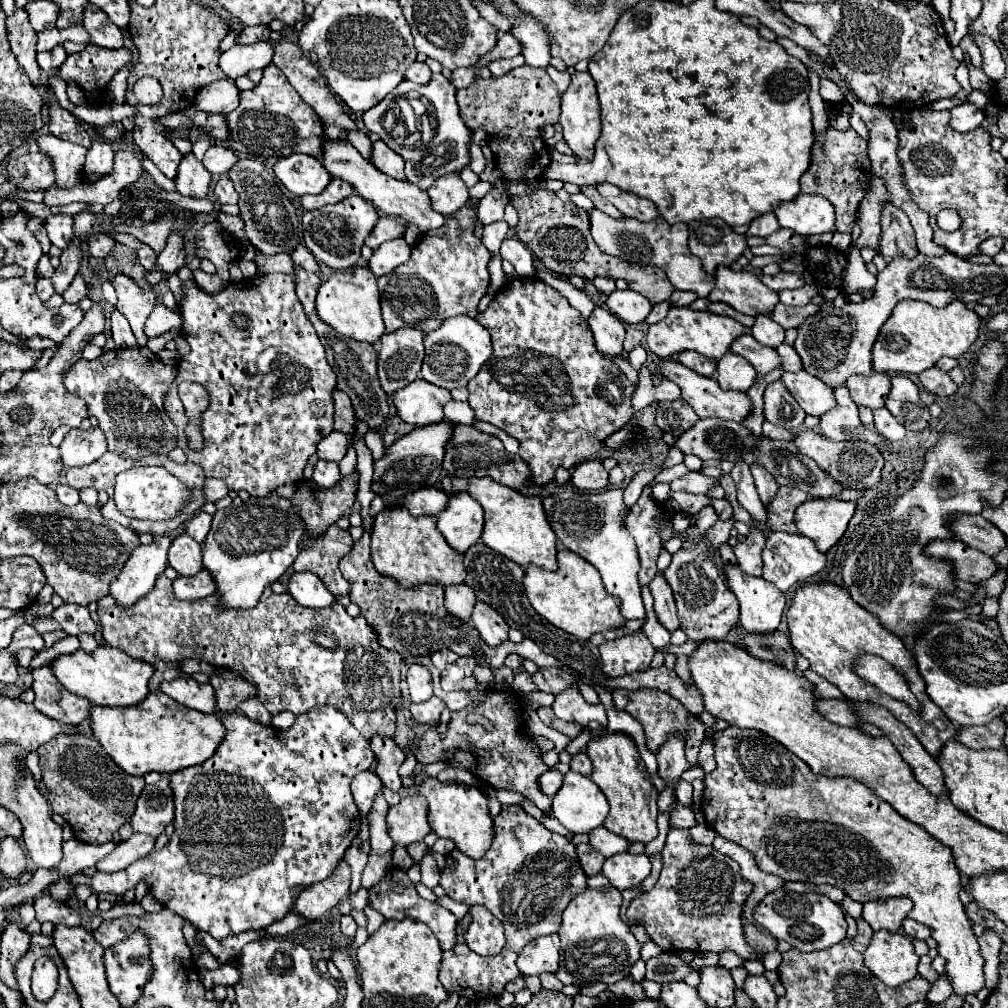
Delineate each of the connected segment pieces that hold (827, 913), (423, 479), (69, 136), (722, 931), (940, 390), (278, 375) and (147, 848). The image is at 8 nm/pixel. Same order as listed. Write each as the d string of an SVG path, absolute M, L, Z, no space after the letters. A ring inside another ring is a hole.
M782 888L766 894L766 898L758 904L754 918L762 926L766 926L778 940L786 940L788 944L792 944L794 948L802 952L830 948L842 942L846 936L846 928L848 928L840 904L816 892L794 894L794 892L784 892Z
M438 422L428 426L418 426L410 434L396 440L384 454L382 460L374 464L374 482L372 490L374 494L392 494L396 498L406 496L418 488L434 486L442 474L442 460L446 452L446 444L450 442L454 424L450 422Z
M52 98L50 104L50 132L58 138L82 144L82 146L90 146L90 134L86 132L86 128L82 126L82 122L68 110L60 108L60 104L56 102L56 98Z
M668 830L666 846L662 850L664 868L650 892L638 894L626 918L632 924L646 928L646 934L664 952L688 950L696 954L706 952L736 952L742 960L758 960L756 950L746 942L742 908L752 894L754 884L740 876L738 864L714 850L712 846L692 844L688 830Z
M940 368L924 370L918 378L920 378L922 386L936 396L952 396L958 390L958 386L952 382L952 378L946 372L942 372Z
M264 274L264 276L254 276L254 278L244 278L240 282L232 282L228 284L222 292L216 292L216 294L208 294L204 288L198 286L196 280L184 280L182 282L182 292L180 292L180 314L182 314L182 336L186 338L186 342L190 344L190 354L184 356L180 362L178 362L178 376L176 376L176 382L172 382L170 386L170 392L166 394L166 412L168 416L172 418L174 426L176 426L176 434L178 434L178 448L184 450L186 458L192 460L194 464L202 466L206 478L220 478L228 484L230 490L246 490L250 496L256 496L256 498L264 498L264 496L270 496L278 486L282 484L296 484L302 480L302 470L304 466L308 464L308 458L316 452L316 444L326 438L330 432L332 432L332 414L334 414L334 398L332 398L332 392L336 390L336 376L334 376L334 370L330 368L328 360L326 360L326 354L324 354L324 348L318 340L318 334L314 332L314 326L310 324L310 318L306 316L296 292L294 292L294 278L288 276L288 274ZM234 314L242 314L246 318L246 326L244 328L238 328L232 320ZM182 380L192 380L192 382L198 382L202 384L208 394L210 394L210 408L204 412L202 416L202 434L204 434L204 450L200 452L194 452L186 446L186 438L184 438L184 428L186 428L186 414L184 414L184 406L178 398L178 392L176 392L176 386L178 382Z
M132 834L126 842L120 842L116 850L102 860L96 862L96 870L100 872L118 872L124 870L138 858L148 856L154 850L154 838L146 834Z

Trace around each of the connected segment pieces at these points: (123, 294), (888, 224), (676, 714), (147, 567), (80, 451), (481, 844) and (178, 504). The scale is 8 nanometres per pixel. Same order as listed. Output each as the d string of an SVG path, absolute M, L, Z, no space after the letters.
M116 274L112 278L112 286L118 292L118 310L128 318L138 346L146 346L148 338L144 334L144 322L156 306L156 294L142 292L142 288L126 274Z
M888 204L882 210L882 256L886 258L894 258L894 256L906 256L906 258L914 258L920 254L918 246L916 246L916 234L914 228L908 220L908 216Z
M612 692L618 710L632 714L646 732L646 744L652 752L660 748L666 734L678 730L686 736L688 710L670 694L660 692L660 700L638 700L638 692Z
M154 536L154 542L144 546L140 544L138 548L134 548L132 556L128 558L128 562L124 564L122 572L118 574L118 578L110 584L110 596L116 600L116 606L120 608L132 608L142 596L146 596L146 592L150 592L154 588L154 580L158 574L162 574L168 566L168 548L170 548L172 538L170 536Z
M98 426L88 430L74 428L64 436L60 452L64 466L86 466L106 452L106 436L100 432Z
M424 778L418 792L428 802L428 822L440 838L454 840L458 850L470 858L482 858L486 854L492 844L492 818L488 814L488 798L480 788L458 782L440 782L438 778Z
M163 467L130 468L116 476L114 502L116 502L116 508L128 518L168 522L168 520L174 520L182 512L182 508L190 504L190 498L192 498L192 490Z

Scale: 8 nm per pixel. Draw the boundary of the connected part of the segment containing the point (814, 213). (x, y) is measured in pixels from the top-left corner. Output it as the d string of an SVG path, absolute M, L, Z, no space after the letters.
M798 194L790 202L782 202L776 208L776 216L782 228L790 228L802 236L810 234L834 234L834 248L848 250L852 244L850 234L836 232L834 226L834 206L818 194Z

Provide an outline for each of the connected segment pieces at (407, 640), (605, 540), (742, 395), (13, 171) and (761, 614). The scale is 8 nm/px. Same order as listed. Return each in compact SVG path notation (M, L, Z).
M368 532L358 542L354 542L350 554L340 560L340 572L352 584L350 600L360 606L362 616L378 632L378 642L388 650L396 650L404 658L406 656L426 656L426 654L430 654L434 650L442 650L442 648L450 648L458 656L472 656L472 644L478 642L484 652L484 660L480 660L480 658L476 658L476 660L482 666L488 664L492 668L500 668L504 664L504 658L510 652L518 652L520 656L534 660L536 666L540 666L540 668L542 666L556 666L556 668L564 666L562 662L548 656L536 644L530 644L528 640L522 640L520 644L506 640L498 648L488 650L486 644L480 640L476 628L464 626L460 620L448 616L448 612L444 610L444 588L438 584L420 584L420 586L402 588L394 578L378 576L378 572L370 560L370 534Z
M550 488L544 492L544 510L548 524L552 526L556 538L572 552L588 560L602 576L604 588L608 594L620 598L620 612L626 620L644 620L646 610L640 596L638 570L640 556L636 550L634 536L626 532L622 524L622 516L630 512L630 506L624 504L622 490L606 490L606 492L578 492L578 490L556 490Z
M666 360L660 368L660 374L680 386L682 398L694 408L694 412L700 418L722 418L722 420L734 420L734 422L742 424L752 410L752 404L750 404L746 392L726 392L726 390L720 388L720 384L714 378L698 376L696 372L690 372L682 364L678 364L676 360Z
M28 152L10 158L6 166L8 180L24 190L46 190L54 186L54 168L44 152Z
M738 566L724 568L728 586L740 602L740 624L746 632L770 634L778 630L786 608L784 594L764 578L744 574Z

